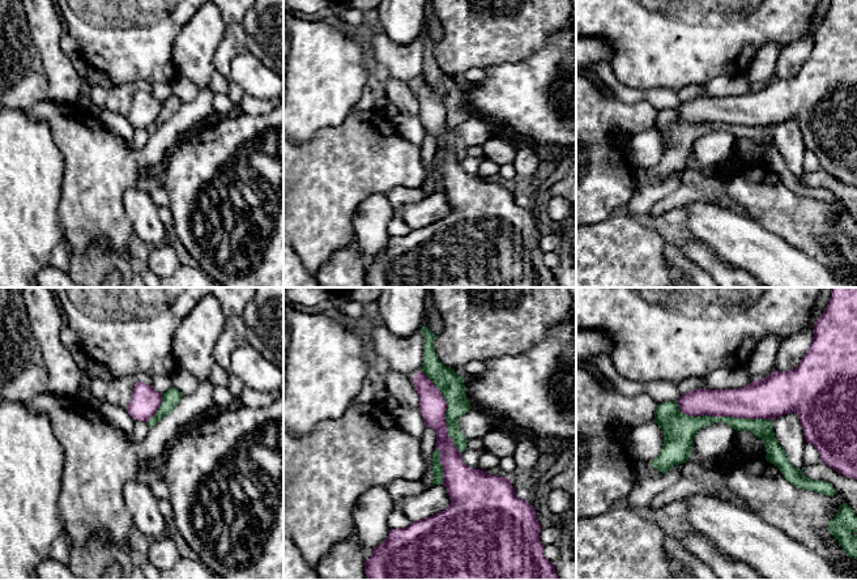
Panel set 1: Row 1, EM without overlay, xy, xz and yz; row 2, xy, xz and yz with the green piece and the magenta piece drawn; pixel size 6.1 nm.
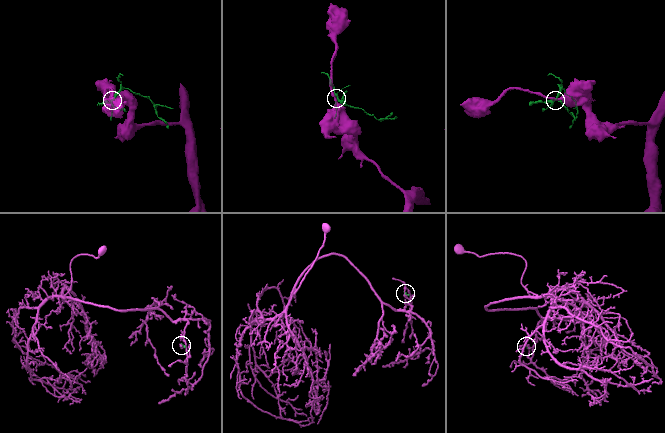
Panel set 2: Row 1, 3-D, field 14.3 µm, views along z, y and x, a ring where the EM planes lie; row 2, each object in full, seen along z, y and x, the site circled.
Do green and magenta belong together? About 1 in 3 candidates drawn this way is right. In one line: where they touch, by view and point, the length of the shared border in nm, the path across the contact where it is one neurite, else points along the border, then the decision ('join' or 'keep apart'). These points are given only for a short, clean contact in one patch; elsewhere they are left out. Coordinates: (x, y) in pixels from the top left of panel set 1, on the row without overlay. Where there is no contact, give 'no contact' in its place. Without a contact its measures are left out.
contact yz (721, 124); length 600 nm; keep apart

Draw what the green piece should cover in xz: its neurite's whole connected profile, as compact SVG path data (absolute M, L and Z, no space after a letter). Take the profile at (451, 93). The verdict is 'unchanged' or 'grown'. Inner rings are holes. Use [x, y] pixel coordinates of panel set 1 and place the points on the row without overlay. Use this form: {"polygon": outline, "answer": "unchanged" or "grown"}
{"polygon": "M422 34L421 39L425 43L423 72L421 78L443 102L447 110L445 129L448 144L452 146L455 154L460 159L464 159L468 148L460 138L457 127L472 116L465 102L464 85L459 84L453 76L444 73L439 68L432 52L435 42L427 34Z", "answer": "unchanged"}

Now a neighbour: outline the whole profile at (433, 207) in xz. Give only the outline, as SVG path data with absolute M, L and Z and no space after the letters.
M431 192L418 202L396 209L395 217L401 218L414 230L444 218L449 212L451 206L445 195L443 192Z

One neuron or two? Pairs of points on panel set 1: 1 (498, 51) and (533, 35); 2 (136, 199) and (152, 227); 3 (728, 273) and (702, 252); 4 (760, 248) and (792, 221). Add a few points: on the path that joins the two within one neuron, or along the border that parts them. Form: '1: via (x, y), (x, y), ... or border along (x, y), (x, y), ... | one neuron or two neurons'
1: via (507, 42), (514, 35), (524, 35) | one neuron
2: via (139, 205), (148, 221) | one neuron
3: via (721, 272), (708, 259) | one neuron
4: border along (751, 217), (802, 252) | two neurons

